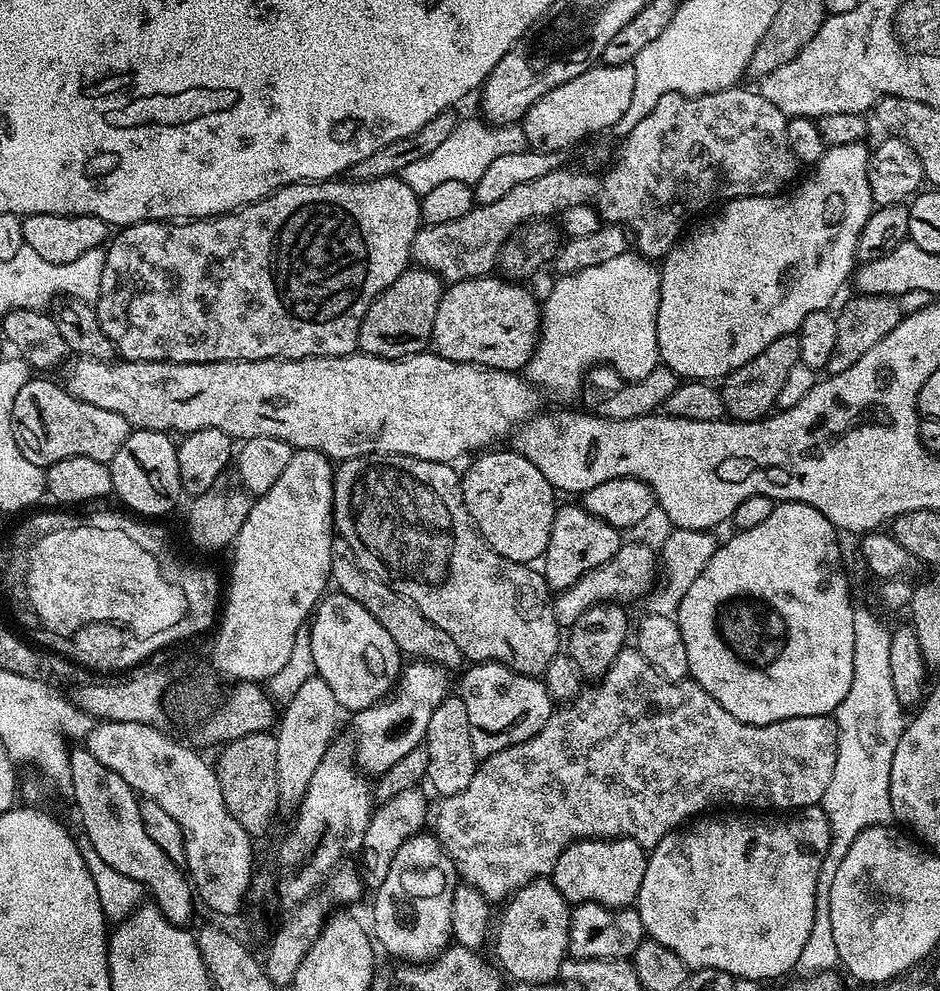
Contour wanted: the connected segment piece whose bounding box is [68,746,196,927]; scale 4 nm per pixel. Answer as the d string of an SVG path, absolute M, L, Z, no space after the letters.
M73 747L68 753L68 758L72 783L70 795L76 803L76 812L80 815L81 826L84 827L84 836L88 839L87 847L92 848L98 857L106 862L106 865L113 867L119 874L126 874L126 878L138 881L147 893L149 891L152 902L168 922L172 925L187 927L194 916L194 906L196 907L194 889L185 869L170 858L166 858L166 853L150 839L150 834L146 834L146 826L142 826L137 793L125 780L118 778L118 774L114 774L110 766L102 766L102 762L98 762L98 758L94 758L87 747Z

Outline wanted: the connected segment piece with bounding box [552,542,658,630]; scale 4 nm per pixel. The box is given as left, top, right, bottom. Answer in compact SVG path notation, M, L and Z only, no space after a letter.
M621 543L620 549L615 552L609 560L602 566L582 574L574 586L564 589L563 592L555 593L552 602L552 613L556 619L556 624L561 630L572 627L578 618L586 610L590 610L596 604L614 604L628 606L631 600L648 596L654 584L654 577L658 572L658 560L654 552L644 544Z

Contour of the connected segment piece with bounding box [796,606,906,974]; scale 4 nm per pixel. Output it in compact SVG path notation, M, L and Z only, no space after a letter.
M854 607L854 672L846 698L836 707L834 719L838 734L838 750L834 762L834 774L822 807L832 831L830 846L824 855L822 870L816 887L814 924L806 937L802 958L796 968L801 973L826 972L840 964L838 946L834 946L834 929L830 927L830 886L834 886L834 874L846 858L846 850L863 828L893 823L890 806L890 762L894 762L894 750L906 727L905 709L894 694L894 682L890 678L890 638L892 633L868 608Z

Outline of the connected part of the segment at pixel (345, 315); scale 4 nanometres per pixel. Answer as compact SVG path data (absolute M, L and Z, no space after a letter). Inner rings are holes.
M399 175L383 176L377 180L351 181L347 178L333 178L319 182L305 182L302 184L287 184L272 195L264 197L257 204L248 204L244 208L237 208L235 212L225 212L222 216L209 216L199 220L184 222L184 230L180 230L180 240L186 242L186 260L184 260L184 274L182 274L182 290L180 298L172 300L168 296L160 296L150 290L136 288L134 284L134 266L136 266L136 250L128 242L128 236L117 231L111 237L106 248L106 266L102 266L102 286L100 297L94 301L97 322L104 331L106 338L113 344L115 351L125 360L165 360L167 364L209 364L223 360L301 360L307 356L351 356L357 351L360 343L360 332L352 332L352 324L356 324L356 316L364 316L382 290L390 286L390 282L397 280L405 268L409 267L412 259L412 243L414 234L422 227L420 219L420 197ZM340 204L368 204L368 208L360 208L356 212L356 232L364 232L368 236L368 248L352 248L344 236L348 236L348 220L344 220L344 208Z

